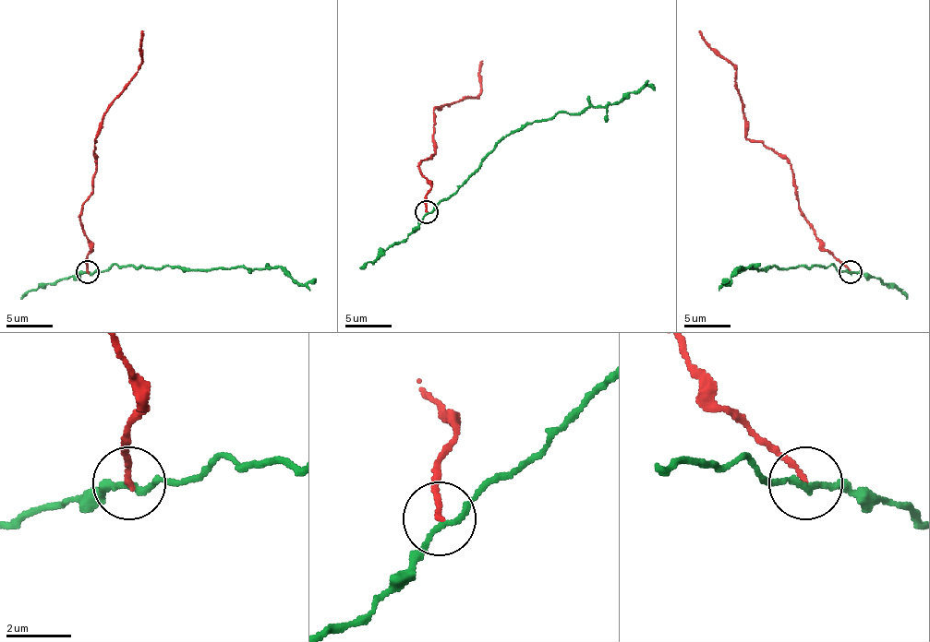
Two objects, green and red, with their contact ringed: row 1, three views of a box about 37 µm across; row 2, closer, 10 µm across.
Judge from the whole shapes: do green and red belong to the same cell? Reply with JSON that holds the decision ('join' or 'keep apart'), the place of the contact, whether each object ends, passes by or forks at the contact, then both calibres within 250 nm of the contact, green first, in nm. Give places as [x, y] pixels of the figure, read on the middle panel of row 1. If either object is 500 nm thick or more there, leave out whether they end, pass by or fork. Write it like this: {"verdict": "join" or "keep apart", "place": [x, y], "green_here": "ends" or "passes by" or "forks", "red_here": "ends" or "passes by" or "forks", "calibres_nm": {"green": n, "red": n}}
{"verdict": "keep apart", "place": [427, 211], "green_here": "passes by", "red_here": "ends", "calibres_nm": {"green": 160, "red": 170}}

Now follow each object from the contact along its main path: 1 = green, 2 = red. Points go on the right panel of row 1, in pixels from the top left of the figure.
1: (851, 272), (839, 272), (833, 265), (774, 265), (760, 270), (742, 267), (728, 284), (728, 279)
2: (850, 272), (824, 246), (803, 211), (791, 165), (760, 141), (746, 136), (744, 104), (734, 69), (699, 31)

